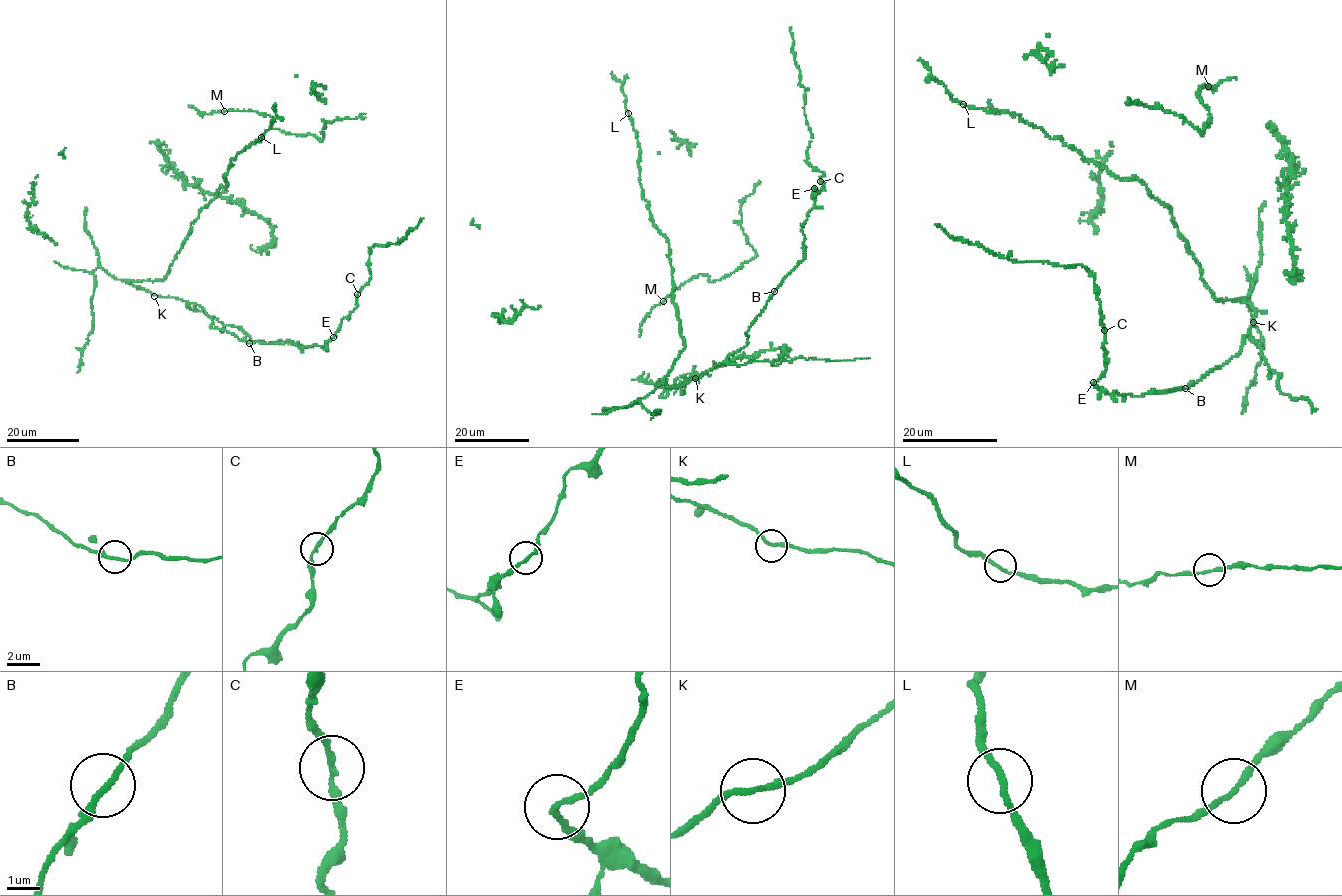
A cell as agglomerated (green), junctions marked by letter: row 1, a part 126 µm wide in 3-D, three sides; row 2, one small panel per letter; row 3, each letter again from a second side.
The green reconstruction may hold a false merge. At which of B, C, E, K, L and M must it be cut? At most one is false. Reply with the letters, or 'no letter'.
no letter

